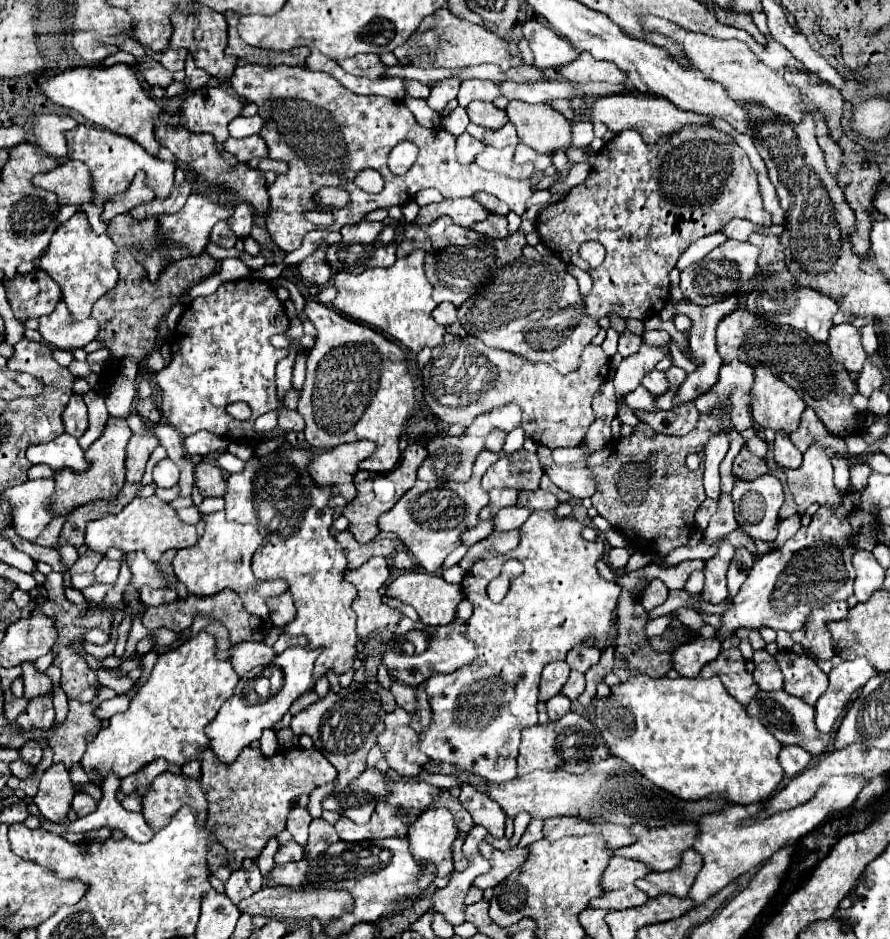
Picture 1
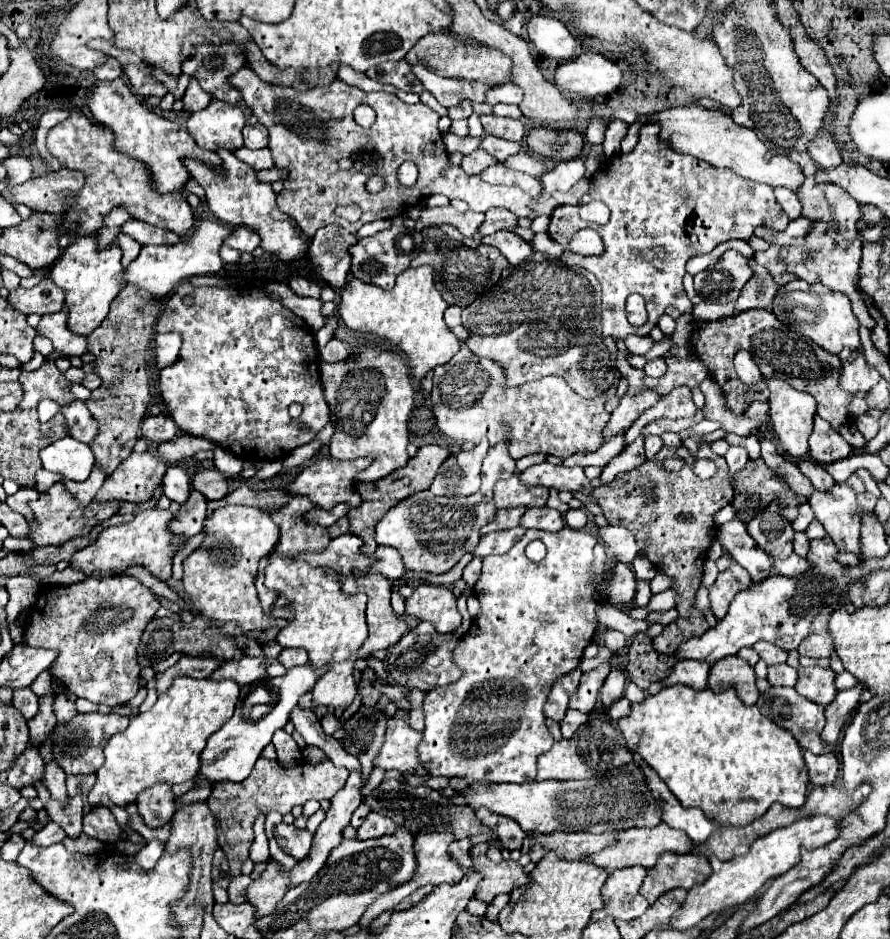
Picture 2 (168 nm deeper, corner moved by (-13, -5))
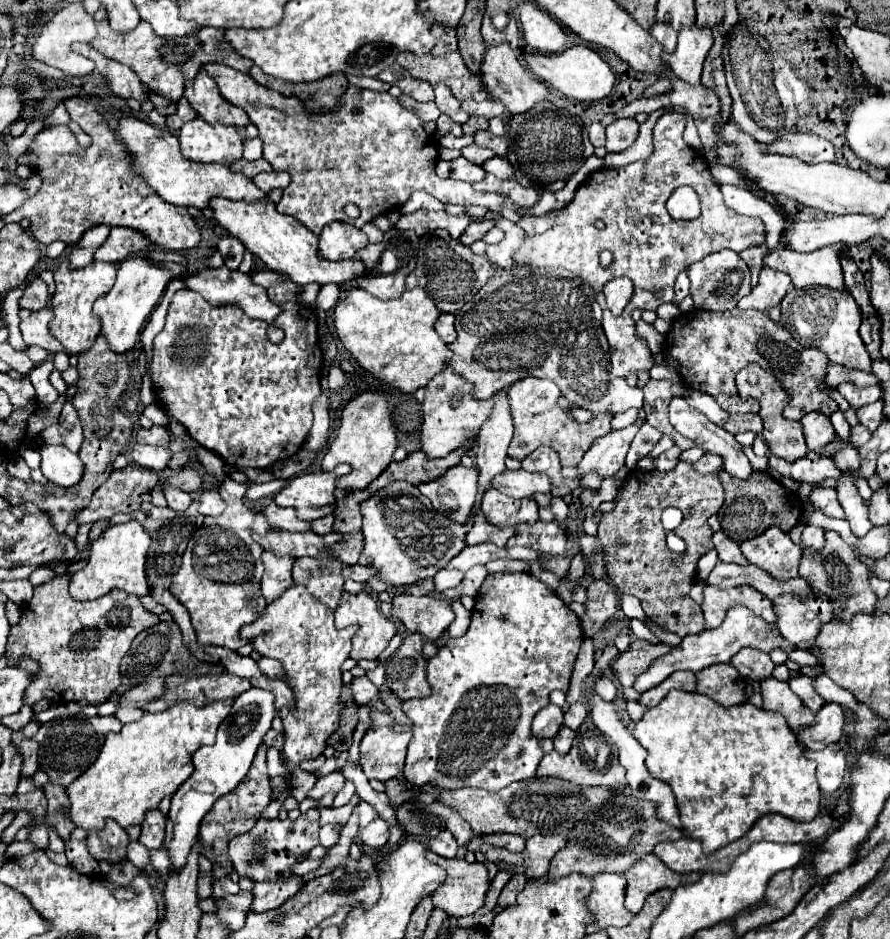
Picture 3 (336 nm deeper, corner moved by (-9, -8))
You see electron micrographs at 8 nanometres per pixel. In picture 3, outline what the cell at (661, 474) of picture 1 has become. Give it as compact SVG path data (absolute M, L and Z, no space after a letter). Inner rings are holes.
M677 463L673 471L633 471L625 487L615 497L615 511L601 517L597 539L605 553L607 575L611 583L627 595L641 601L643 611L661 627L677 633L679 637L701 633L703 613L701 607L689 599L689 589L695 583L697 561L703 553L713 549L711 529L707 519L717 513L723 505L723 489L719 483L719 473L701 475L689 463ZM667 507L679 507L683 511L683 521L679 525L679 535L687 543L687 553L679 555L669 551L665 545L665 529L661 525L661 513ZM615 539L625 539L625 547L613 545Z

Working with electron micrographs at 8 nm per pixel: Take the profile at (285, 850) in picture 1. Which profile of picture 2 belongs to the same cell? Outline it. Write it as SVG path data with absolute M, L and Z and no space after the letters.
M277 824L275 830L277 844L289 854L289 856L307 856L311 850L311 834L307 830L295 828L293 824Z

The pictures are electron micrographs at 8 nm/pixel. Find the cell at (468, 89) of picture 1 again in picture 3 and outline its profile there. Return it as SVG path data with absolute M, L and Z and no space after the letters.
M469 117L469 121L463 125L465 135L473 135L475 131L487 130L488 120L485 117Z

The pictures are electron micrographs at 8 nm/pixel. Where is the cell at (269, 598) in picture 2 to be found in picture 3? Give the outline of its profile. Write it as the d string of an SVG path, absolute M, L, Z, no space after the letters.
M271 551L263 553L263 563L265 563L265 575L261 579L261 591L263 597L271 603L277 597L281 597L281 593L291 585L291 567L293 567L293 557L283 555L277 557Z

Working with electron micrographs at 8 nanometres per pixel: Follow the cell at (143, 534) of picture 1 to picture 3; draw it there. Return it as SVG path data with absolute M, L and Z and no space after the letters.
M127 521L123 525L107 527L103 535L91 545L91 557L87 567L71 575L69 595L79 601L91 601L101 595L107 595L113 589L121 589L137 597L143 597L145 593L149 593L149 585L145 577L145 557L149 545L151 545L151 537L149 533L143 531L143 527L137 521Z

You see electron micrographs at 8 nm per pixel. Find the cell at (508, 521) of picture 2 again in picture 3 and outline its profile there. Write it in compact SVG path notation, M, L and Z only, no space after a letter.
M479 513L473 521L471 531L467 533L465 541L467 545L477 545L477 543L495 543L497 547L505 547L507 539L513 535L515 529L497 529L495 525L489 525L485 517Z

